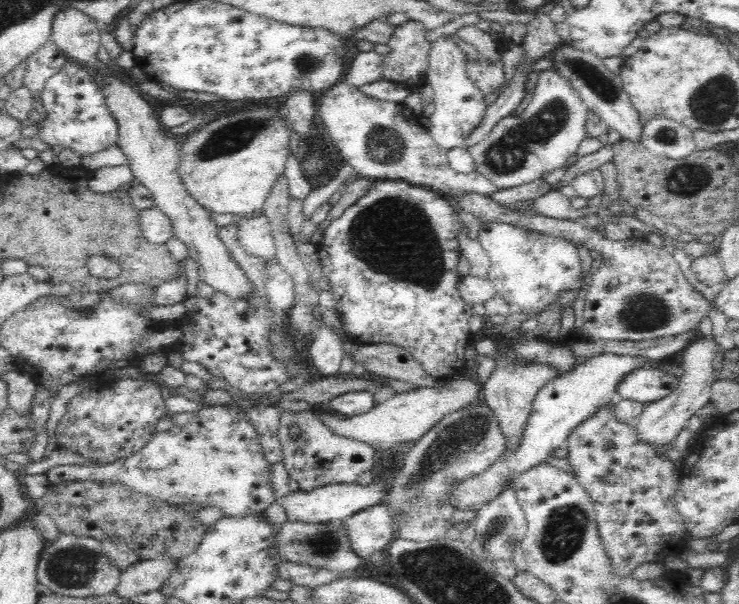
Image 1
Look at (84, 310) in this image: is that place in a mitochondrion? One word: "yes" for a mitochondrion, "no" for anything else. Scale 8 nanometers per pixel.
yes

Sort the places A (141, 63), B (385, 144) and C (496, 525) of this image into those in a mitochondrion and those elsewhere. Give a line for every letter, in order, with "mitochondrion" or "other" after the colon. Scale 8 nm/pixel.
A: other
B: mitochondrion
C: mitochondrion

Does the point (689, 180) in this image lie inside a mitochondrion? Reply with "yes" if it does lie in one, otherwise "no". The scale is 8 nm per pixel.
yes

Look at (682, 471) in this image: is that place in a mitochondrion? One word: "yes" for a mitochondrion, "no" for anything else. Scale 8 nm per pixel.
no

